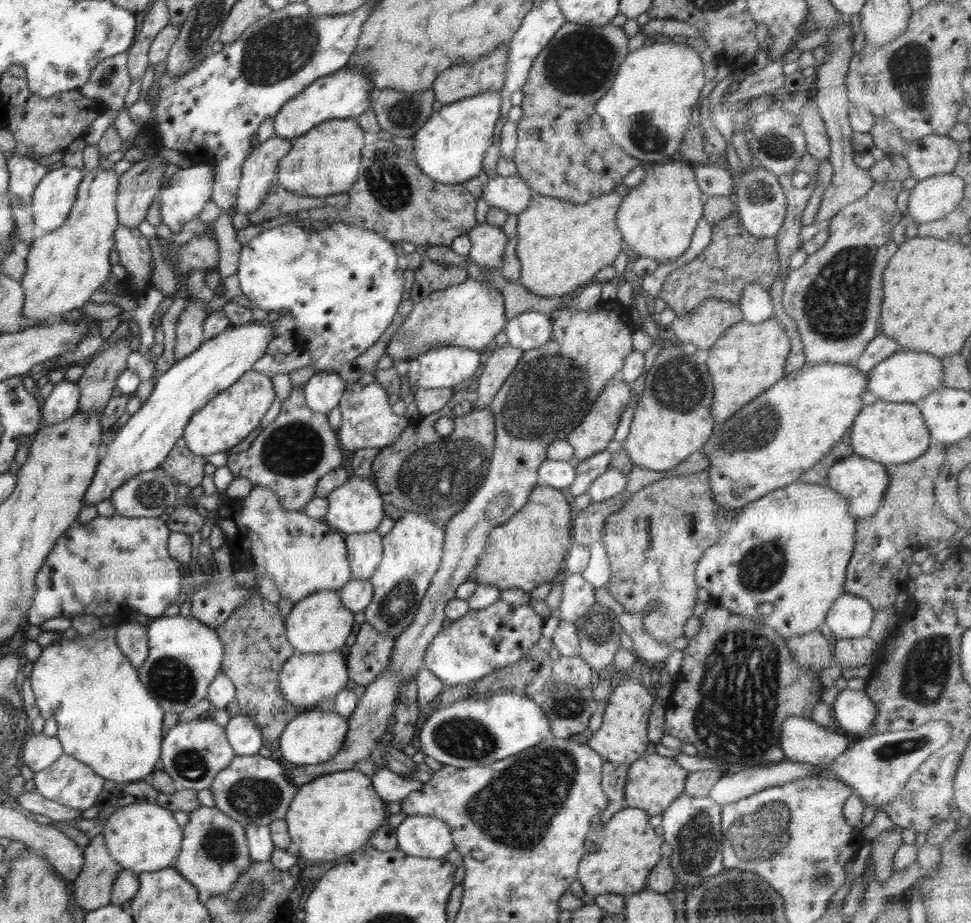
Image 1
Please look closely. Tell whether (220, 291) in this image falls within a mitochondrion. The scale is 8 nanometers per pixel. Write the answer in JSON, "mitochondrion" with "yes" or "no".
{"mitochondrion":"no"}

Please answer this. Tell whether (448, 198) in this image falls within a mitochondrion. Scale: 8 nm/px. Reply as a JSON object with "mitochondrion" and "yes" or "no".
{"mitochondrion":"no"}

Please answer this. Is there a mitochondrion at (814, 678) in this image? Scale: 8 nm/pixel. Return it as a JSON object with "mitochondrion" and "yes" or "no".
{"mitochondrion":"no"}

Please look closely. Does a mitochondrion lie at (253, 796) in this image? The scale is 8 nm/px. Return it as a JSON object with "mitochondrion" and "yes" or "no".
{"mitochondrion":"yes"}

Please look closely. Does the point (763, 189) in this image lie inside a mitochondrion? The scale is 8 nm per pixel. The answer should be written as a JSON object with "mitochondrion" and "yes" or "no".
{"mitochondrion":"yes"}

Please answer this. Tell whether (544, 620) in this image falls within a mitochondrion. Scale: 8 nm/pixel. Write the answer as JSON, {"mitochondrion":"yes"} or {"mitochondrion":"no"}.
{"mitochondrion":"no"}

